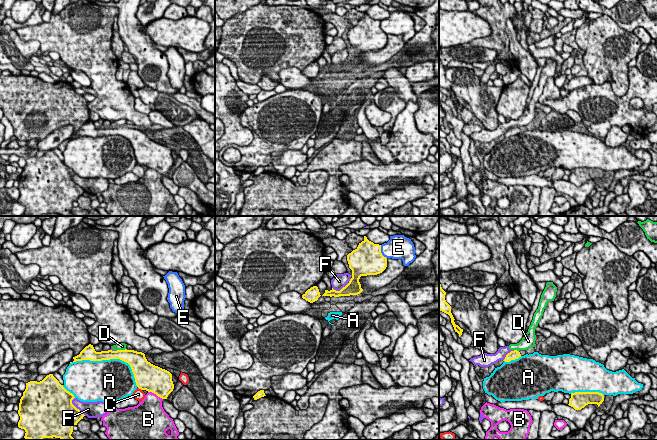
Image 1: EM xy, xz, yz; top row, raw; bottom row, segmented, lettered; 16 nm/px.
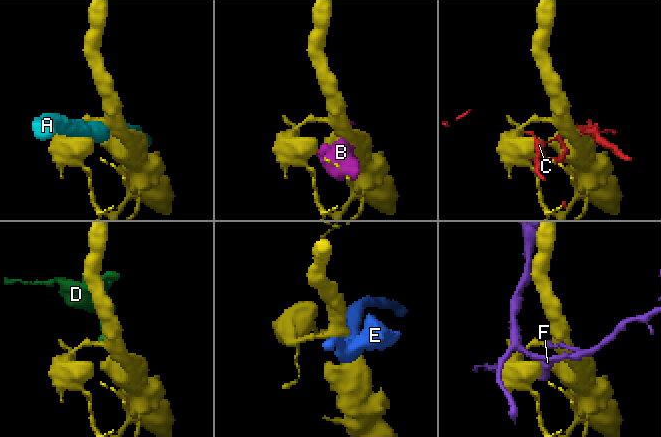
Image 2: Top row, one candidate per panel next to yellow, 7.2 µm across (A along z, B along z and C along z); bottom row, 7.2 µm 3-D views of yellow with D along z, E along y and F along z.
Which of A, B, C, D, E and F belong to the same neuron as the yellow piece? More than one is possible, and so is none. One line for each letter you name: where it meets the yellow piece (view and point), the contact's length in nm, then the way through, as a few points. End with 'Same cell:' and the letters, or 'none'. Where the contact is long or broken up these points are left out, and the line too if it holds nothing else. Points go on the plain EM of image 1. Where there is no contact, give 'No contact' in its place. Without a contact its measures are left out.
Same cell: none

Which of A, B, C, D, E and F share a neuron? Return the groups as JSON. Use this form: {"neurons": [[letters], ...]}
{"neurons": [["A"], ["B"], ["C"], ["D", "F"], ["E"]]}

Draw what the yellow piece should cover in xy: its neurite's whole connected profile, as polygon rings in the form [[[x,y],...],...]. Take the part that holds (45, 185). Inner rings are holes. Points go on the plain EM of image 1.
[[[47,151],[42,157],[26,159],[26,165],[20,175],[18,203],[25,206],[25,215],[42,216],[43,214],[60,214],[61,216],[75,216],[71,210],[73,202],[85,192],[73,180],[74,171],[67,167],[53,152]]]

